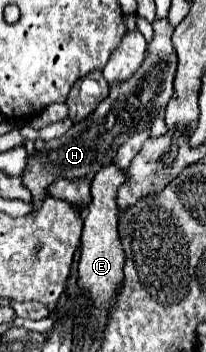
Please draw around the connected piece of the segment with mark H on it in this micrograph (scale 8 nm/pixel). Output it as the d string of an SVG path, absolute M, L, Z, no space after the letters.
M167 19L153 23L155 37L147 47L147 57L137 73L121 85L111 85L109 97L99 103L99 107L81 123L75 123L63 137L47 141L45 147L29 157L27 171L23 175L23 185L33 193L33 211L29 215L37 215L43 199L47 197L47 187L55 183L55 179L83 179L95 175L111 163L115 151L135 133L151 127L153 119L159 111L169 103L173 95L173 77L177 69L177 55L171 43L173 27Z

